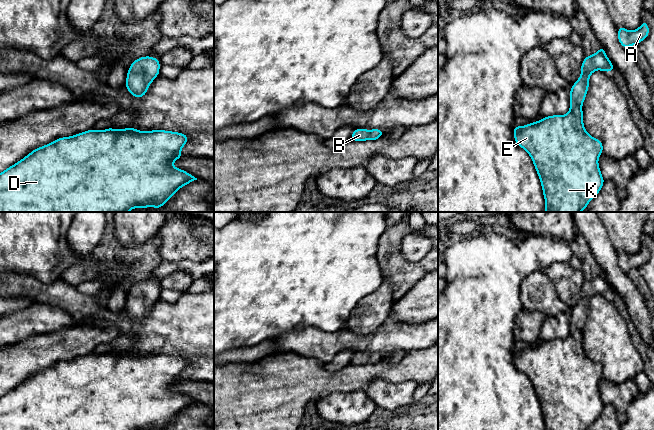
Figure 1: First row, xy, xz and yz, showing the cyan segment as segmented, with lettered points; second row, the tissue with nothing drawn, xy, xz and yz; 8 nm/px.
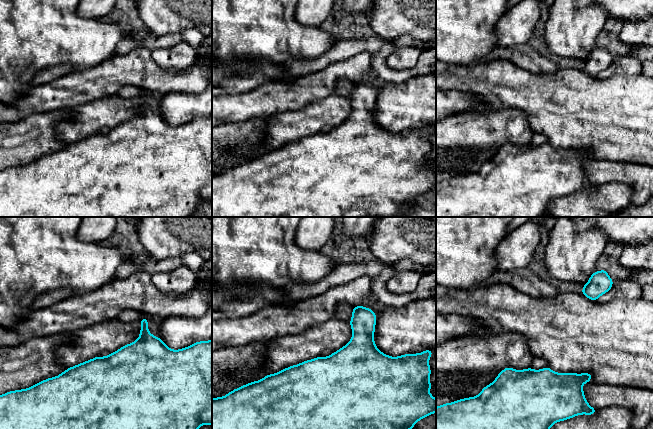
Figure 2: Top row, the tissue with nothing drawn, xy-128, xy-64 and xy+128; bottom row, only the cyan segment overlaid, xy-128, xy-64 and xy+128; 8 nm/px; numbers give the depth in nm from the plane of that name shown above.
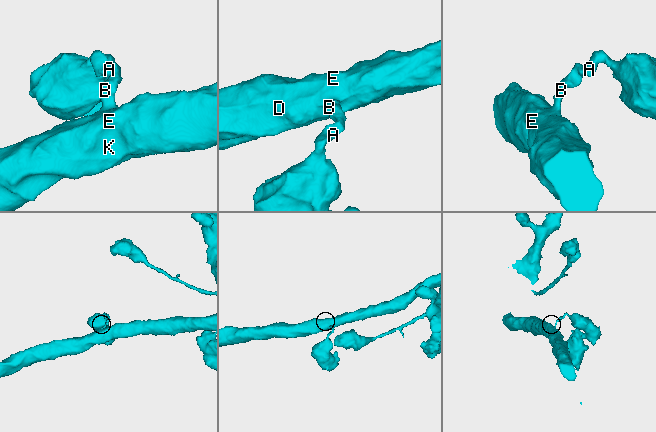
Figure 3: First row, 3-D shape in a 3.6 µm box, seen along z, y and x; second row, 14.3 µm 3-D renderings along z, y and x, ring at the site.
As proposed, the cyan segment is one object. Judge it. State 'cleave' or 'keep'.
keep

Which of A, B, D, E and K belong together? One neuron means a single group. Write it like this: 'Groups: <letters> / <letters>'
Groups: A B D E K

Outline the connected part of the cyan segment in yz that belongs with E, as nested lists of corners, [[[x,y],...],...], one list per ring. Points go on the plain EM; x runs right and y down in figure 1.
[[[601,271],[584,282],[581,299],[572,309],[570,332],[565,339],[552,339],[524,350],[515,350],[514,364],[531,381],[543,414],[545,430],[588,430],[600,416],[604,402],[598,383],[603,376],[601,364],[593,362],[583,348],[582,330],[589,312],[590,299],[596,294],[611,296],[614,290]]]

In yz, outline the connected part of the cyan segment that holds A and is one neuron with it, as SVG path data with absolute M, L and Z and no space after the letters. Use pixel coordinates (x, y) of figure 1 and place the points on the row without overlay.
M644 244L642 249L633 255L629 255L624 251L618 251L618 265L625 273L628 273L631 269L638 269L646 263L649 256L648 248Z

